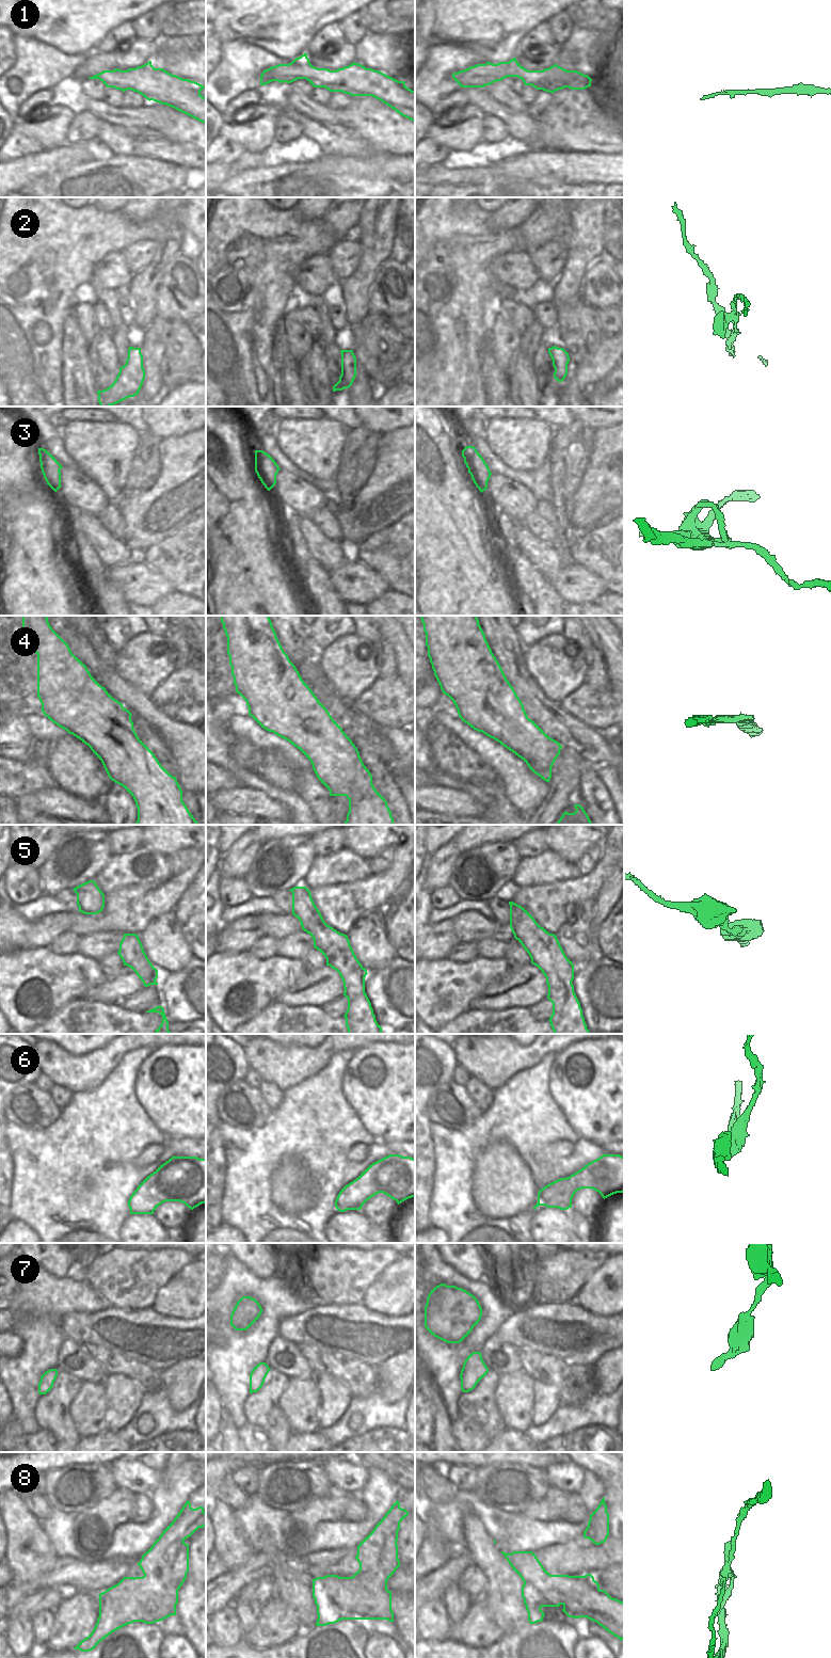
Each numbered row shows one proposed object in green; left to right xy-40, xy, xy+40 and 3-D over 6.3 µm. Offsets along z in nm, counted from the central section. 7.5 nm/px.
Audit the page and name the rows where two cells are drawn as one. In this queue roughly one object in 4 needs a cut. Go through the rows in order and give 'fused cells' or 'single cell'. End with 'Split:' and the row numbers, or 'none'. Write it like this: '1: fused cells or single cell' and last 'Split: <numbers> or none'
1: fused cells
2: single cell
3: fused cells
4: single cell
5: single cell
6: fused cells
7: single cell
8: fused cells
Split: 1, 3, 6, 8

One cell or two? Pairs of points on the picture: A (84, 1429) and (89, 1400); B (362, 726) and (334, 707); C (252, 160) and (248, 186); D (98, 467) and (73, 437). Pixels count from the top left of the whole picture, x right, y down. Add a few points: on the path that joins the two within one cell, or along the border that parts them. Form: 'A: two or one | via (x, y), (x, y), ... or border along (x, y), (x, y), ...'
A: one | via (88, 1421), (88, 1407)
B: one | via (355, 724), (340, 711)
C: two | border along (259, 168), (249, 168), (227, 178)
D: one | via (95, 460), (80, 445)

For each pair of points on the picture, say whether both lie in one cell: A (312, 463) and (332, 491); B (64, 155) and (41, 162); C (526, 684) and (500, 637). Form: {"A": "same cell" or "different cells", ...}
{"A": "different cells", "B": "same cell", "C": "same cell"}

